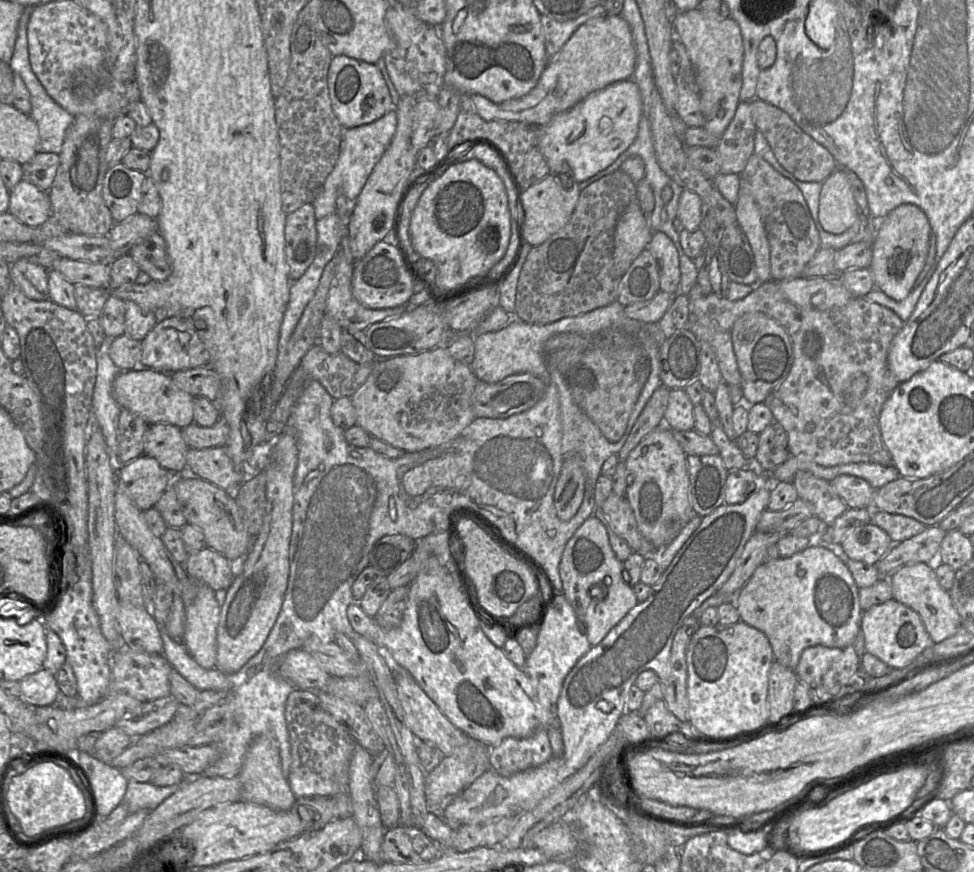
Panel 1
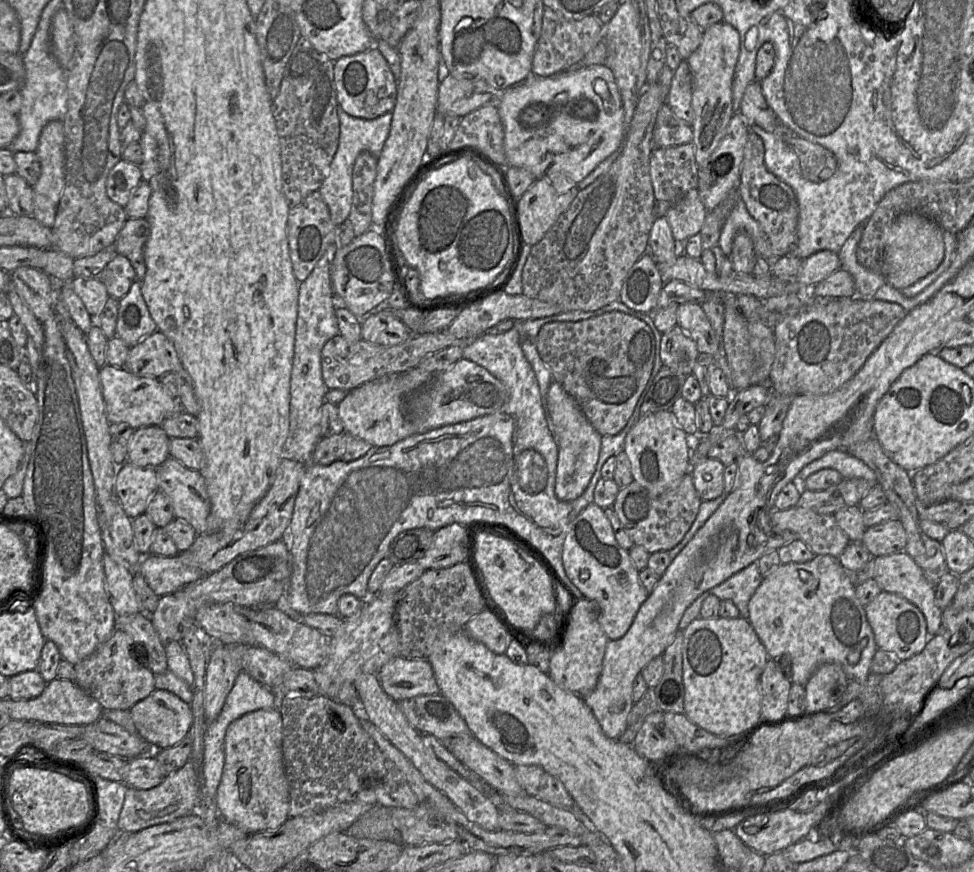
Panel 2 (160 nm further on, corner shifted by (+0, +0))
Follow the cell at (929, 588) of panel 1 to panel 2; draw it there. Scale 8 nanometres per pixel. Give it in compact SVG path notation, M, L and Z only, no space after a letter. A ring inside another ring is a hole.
M905 552L873 557L875 561L875 577L882 591L899 595L914 604L924 615L928 636L936 635L942 628L942 611L935 603L935 588L923 575L922 570Z

